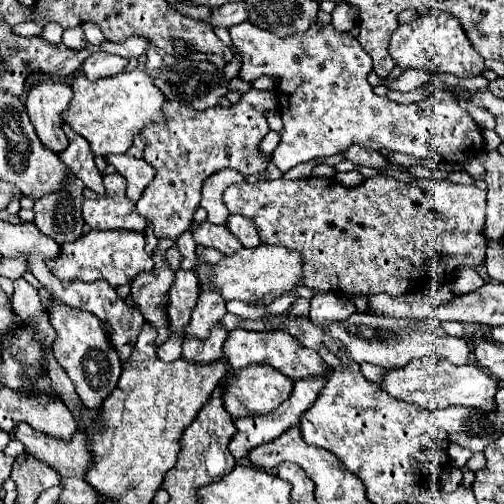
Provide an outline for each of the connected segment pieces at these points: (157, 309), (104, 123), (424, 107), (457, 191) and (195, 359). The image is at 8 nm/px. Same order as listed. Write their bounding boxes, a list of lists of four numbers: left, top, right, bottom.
[[130,241,174,347],[64,69,164,155],[230,21,484,173],[224,177,486,297],[182,329,228,365]]

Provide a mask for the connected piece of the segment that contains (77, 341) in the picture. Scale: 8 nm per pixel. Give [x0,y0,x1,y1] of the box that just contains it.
[48,303,122,409]

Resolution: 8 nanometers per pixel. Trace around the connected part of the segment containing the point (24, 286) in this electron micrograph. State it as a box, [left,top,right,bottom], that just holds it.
[12,277,42,321]

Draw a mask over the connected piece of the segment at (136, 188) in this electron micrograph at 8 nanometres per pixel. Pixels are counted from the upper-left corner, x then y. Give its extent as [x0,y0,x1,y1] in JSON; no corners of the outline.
[106,155,156,203]

